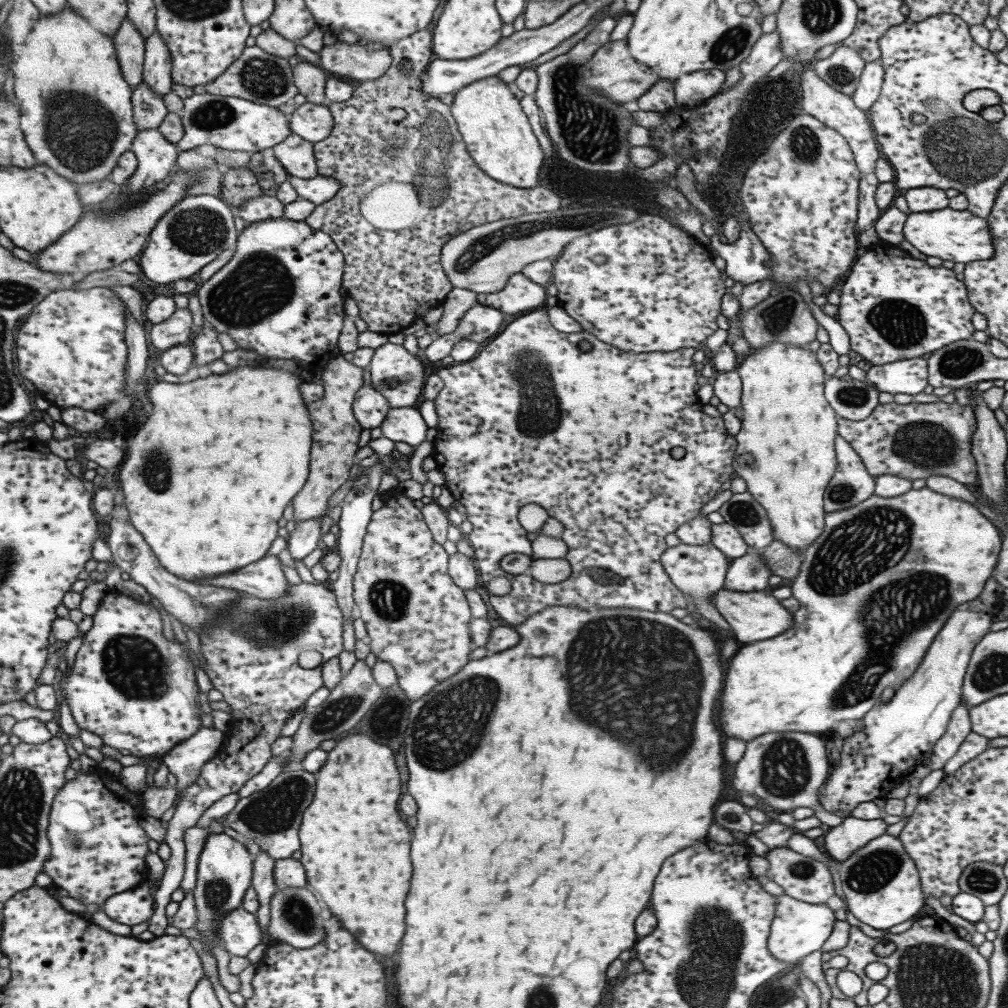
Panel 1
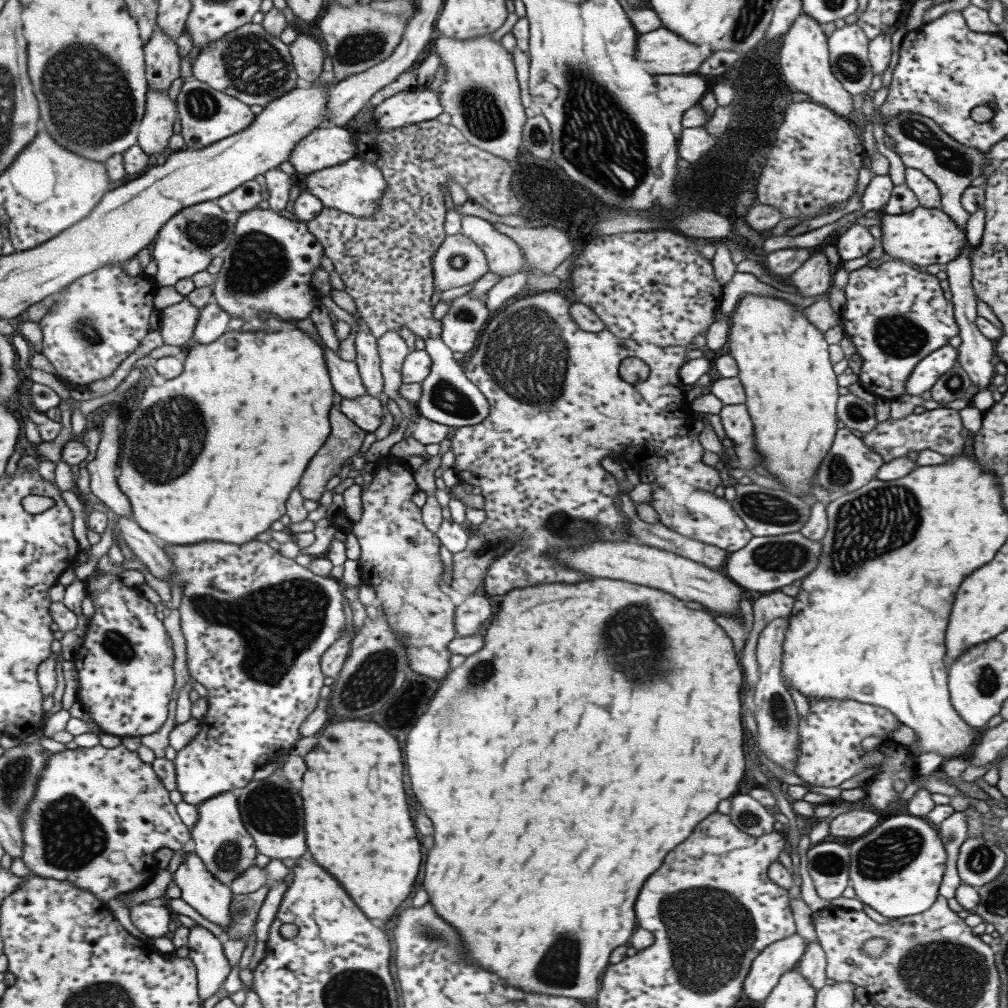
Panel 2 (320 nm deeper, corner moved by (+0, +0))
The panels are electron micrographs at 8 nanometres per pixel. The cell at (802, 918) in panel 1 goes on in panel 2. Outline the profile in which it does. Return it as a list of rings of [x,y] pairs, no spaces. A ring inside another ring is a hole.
[[[796,933],[771,942],[751,961],[742,982],[742,995],[749,1000],[763,1001],[777,984],[779,977],[795,968],[805,948],[806,940]]]

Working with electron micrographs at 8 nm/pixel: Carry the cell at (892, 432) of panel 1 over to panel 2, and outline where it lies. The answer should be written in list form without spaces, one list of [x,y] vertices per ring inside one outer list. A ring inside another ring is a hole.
[[[935,408],[935,410],[926,410],[920,414],[910,413],[897,420],[888,417],[883,422],[877,422],[873,430],[859,434],[859,438],[865,446],[880,454],[884,462],[897,457],[905,457],[909,451],[918,453],[925,449],[952,457],[960,453],[965,444],[965,440],[961,437],[961,428],[962,422],[956,410]]]

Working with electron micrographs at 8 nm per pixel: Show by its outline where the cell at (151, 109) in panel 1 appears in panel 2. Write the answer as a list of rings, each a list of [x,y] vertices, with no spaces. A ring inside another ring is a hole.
[[[154,25],[149,40],[144,44],[144,75],[148,88],[167,92],[170,84],[179,77],[180,56],[176,42],[162,28]]]

